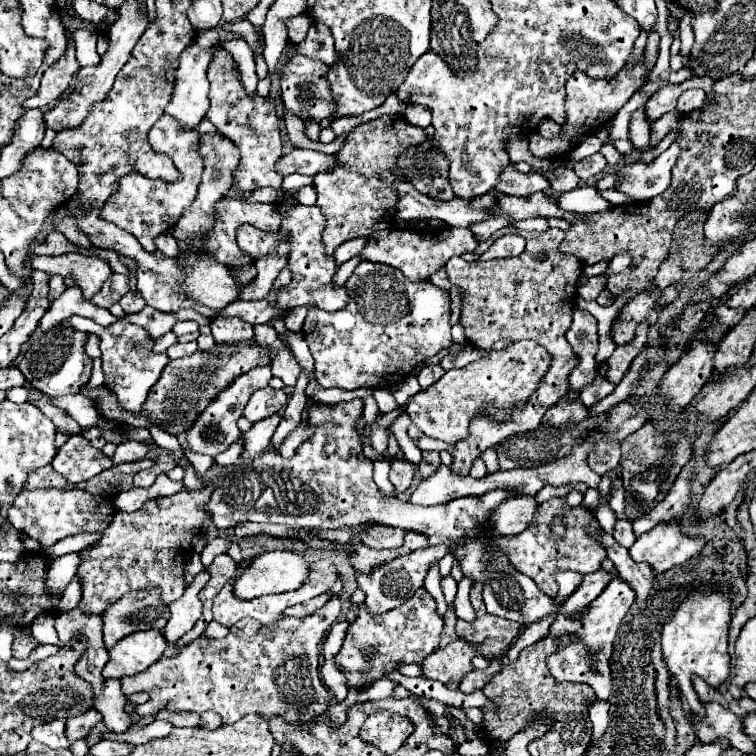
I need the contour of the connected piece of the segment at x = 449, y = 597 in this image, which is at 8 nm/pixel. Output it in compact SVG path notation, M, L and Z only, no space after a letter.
M452 576L442 578L442 592L444 592L446 604L452 606L452 602L454 602L454 594L456 594L456 580L454 580Z

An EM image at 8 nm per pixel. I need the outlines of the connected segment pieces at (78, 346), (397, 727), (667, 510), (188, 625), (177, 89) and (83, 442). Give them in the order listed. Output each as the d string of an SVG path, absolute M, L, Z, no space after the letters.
M60 322L32 342L30 350L18 362L18 370L24 374L24 378L32 388L52 398L76 394L90 380L92 374L92 358L84 350L86 340L88 334L74 330L68 322Z
M376 712L366 718L360 730L364 742L372 742L380 752L396 752L406 738L414 732L412 722L406 716L394 712Z
M686 464L684 470L680 472L676 484L672 486L672 490L668 492L668 496L658 502L646 516L634 520L634 536L642 536L644 532L650 532L654 526L662 524L662 522L670 522L674 518L680 518L684 514L684 510L690 504L690 472L692 466Z
M206 570L198 572L194 582L186 588L186 592L182 594L180 600L172 602L170 604L170 620L164 628L164 638L168 642L168 650L166 650L166 656L176 656L178 650L176 650L176 642L194 628L194 624L200 620L202 616L202 602L198 600L198 592L206 586L210 574Z
M216 28L210 30L202 30L198 32L198 36L194 38L194 42L188 46L188 50L182 52L180 56L180 66L176 70L176 86L174 86L174 94L172 100L166 106L166 114L170 114L172 118L176 118L180 122L180 128L184 130L192 130L198 126L198 122L202 122L202 118L208 112L208 78L206 78L206 70L212 62L212 56L206 52L210 46L220 42L220 32Z
M70 436L52 460L52 468L72 484L86 482L110 466L112 460L102 450L92 448L84 436Z

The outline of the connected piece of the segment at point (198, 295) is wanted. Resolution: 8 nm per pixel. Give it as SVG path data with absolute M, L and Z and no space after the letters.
M202 252L182 254L182 266L188 270L184 286L190 298L216 310L238 300L240 282L230 276L226 266L210 260L210 256Z

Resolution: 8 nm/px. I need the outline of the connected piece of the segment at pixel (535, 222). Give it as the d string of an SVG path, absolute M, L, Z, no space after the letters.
M528 218L528 220L510 220L516 228L526 228L526 230L534 230L534 232L546 232L550 226L544 218Z

